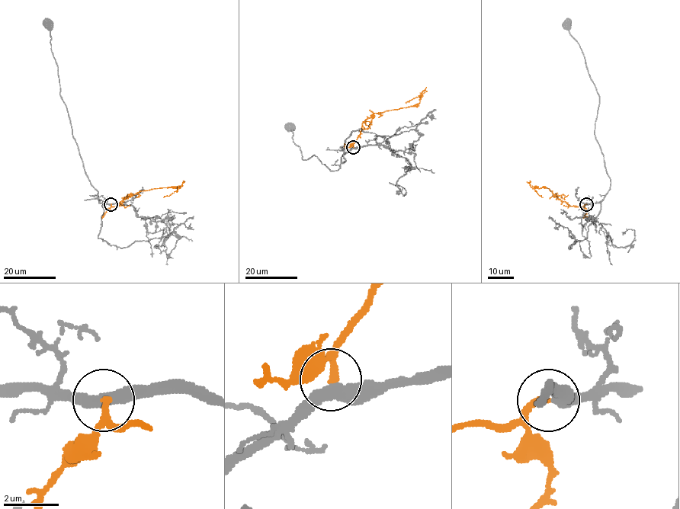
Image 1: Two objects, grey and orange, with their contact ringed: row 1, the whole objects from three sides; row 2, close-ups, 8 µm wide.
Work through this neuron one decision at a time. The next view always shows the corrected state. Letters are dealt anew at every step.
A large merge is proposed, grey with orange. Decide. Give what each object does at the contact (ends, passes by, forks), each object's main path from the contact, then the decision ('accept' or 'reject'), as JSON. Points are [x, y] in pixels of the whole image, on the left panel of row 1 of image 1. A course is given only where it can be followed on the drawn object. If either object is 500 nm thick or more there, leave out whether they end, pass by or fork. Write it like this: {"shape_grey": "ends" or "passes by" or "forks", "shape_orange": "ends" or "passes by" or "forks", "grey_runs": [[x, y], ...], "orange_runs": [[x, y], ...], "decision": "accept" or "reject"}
{"shape_grey": "passes by", "shape_orange": "ends", "grey_runs": [[110, 204], [99, 202], [97, 191], [84, 171], [66, 107], [60, 94], [49, 23]], "orange_runs": [[110, 204], [118, 206], [120, 202], [141, 190], [178, 188], [163, 197]], "decision": "accept"}

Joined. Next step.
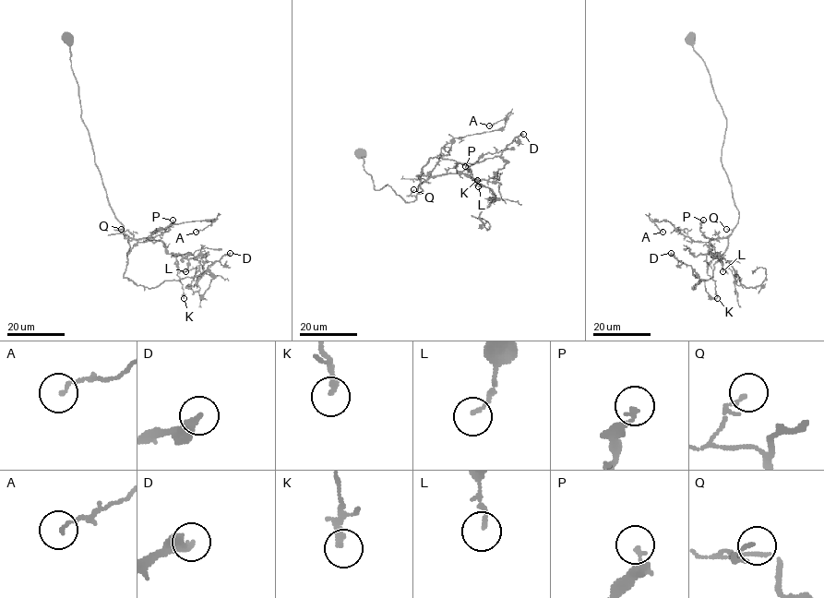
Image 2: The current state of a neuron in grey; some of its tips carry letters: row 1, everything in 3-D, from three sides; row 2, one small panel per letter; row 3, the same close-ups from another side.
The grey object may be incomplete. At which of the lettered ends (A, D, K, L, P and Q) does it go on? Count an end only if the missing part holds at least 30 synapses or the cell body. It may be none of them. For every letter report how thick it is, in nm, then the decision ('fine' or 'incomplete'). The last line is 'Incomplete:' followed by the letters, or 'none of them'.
A: calibre 130 nm; fine
D: calibre 320 nm; incomplete
K: calibre 160 nm; fine
L: calibre 130 nm; fine
P: calibre 140 nm; fine
Q: calibre 130 nm; fine
Incomplete: D

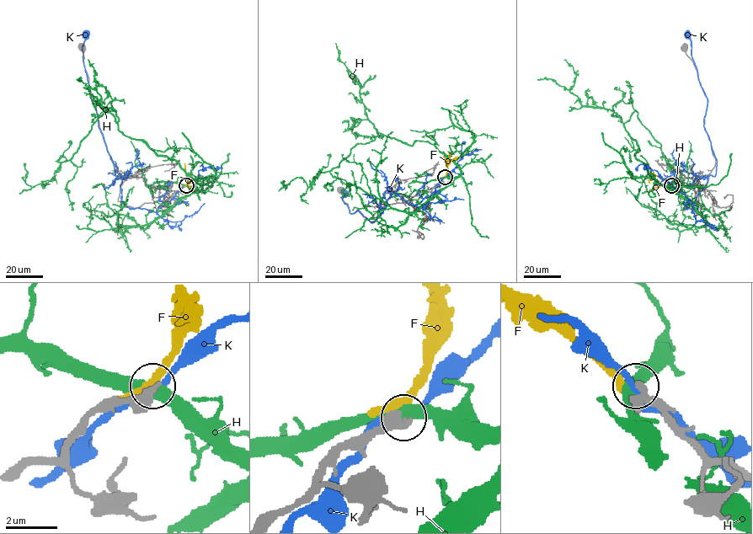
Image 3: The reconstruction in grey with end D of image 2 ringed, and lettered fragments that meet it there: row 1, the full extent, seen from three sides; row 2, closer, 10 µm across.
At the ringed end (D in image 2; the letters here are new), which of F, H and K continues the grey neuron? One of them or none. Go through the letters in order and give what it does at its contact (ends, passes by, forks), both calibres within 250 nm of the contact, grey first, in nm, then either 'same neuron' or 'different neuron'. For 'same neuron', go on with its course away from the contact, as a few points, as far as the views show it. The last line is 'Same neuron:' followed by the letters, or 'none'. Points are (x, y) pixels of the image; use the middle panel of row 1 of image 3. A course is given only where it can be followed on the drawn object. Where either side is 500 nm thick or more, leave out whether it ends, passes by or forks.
F: calibres 500 and 360 nm; different neuron
H: calibres 500 and 420 nm; different neuron
K: it passes by; calibres 320 and 260 nm; different neuron
Same neuron: none

